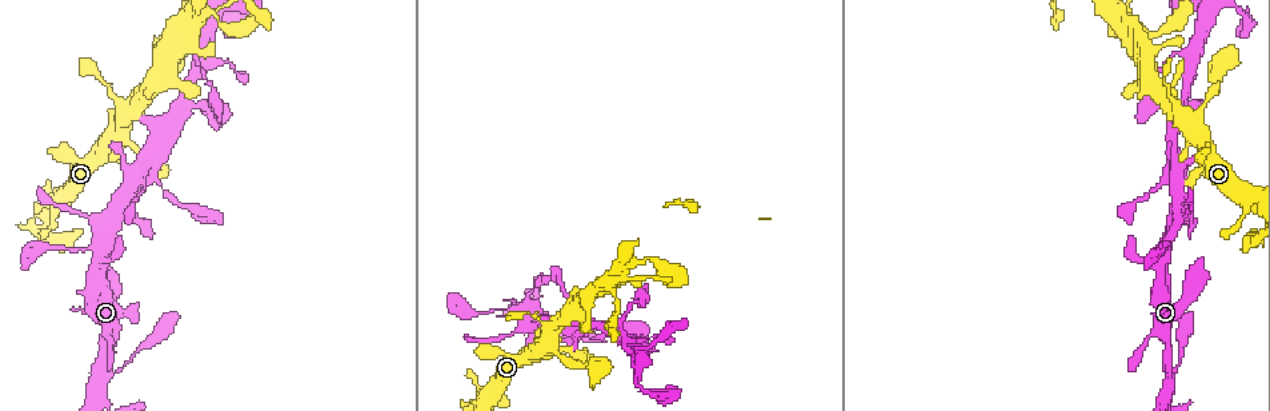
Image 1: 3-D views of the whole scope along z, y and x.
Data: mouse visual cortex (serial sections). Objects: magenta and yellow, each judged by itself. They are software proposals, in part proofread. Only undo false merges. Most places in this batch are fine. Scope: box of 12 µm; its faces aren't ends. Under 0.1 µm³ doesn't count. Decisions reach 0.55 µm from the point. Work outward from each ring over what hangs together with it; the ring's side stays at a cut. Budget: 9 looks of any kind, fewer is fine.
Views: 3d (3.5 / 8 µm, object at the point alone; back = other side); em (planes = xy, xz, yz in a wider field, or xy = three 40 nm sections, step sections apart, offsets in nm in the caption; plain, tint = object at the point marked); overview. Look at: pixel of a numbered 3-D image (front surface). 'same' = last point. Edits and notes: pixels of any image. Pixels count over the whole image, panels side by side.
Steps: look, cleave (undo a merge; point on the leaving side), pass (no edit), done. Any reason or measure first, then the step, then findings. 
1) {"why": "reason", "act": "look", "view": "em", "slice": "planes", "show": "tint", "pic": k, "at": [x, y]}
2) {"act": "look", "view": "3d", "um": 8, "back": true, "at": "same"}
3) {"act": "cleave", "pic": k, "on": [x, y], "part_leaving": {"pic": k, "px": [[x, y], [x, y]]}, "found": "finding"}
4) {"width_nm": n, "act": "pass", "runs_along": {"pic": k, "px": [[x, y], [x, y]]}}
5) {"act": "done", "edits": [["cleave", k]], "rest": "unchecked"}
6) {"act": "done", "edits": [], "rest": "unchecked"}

{"why": "three arms meet", "act": "look", "view": "3d", "um": 3.5, "back": true, "pic": 1, "at": [106, 367]}

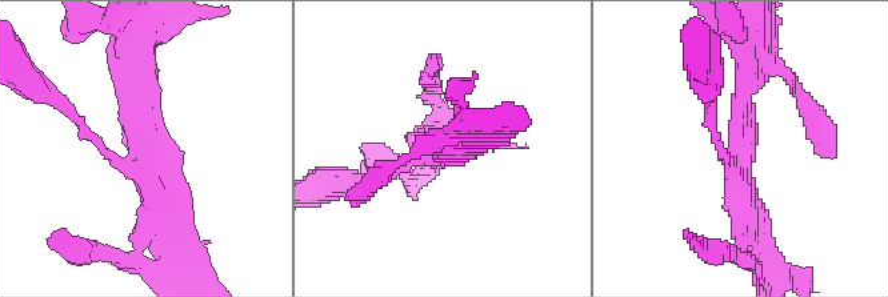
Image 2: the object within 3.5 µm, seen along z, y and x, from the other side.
{"arms": 3, "arm_widths_nm": [150, 250, 350], "act": "look", "view": "em", "slice": "xy", "step": 5, "show": "plain", "pic": 2, "at": [150, 151]}

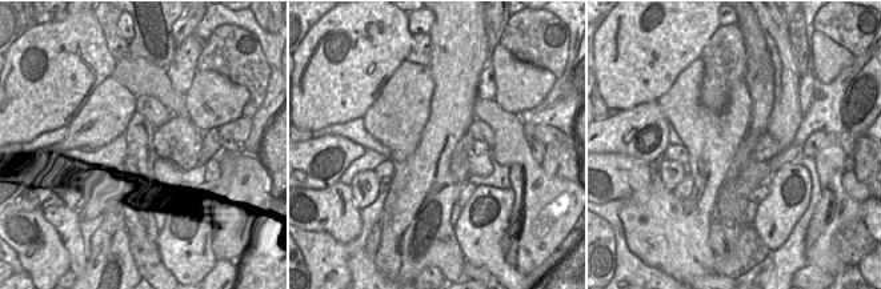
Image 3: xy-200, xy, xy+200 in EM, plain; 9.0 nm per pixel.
{"why": "where the object lies", "act": "look", "view": "em", "slice": "xy", "step": 5, "show": "tint", "at": "same"}

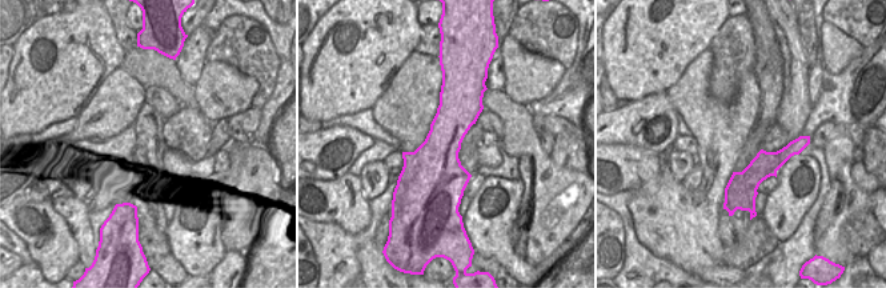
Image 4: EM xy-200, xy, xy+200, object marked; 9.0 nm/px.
{"width_nm": 440, "act": "pass", "runs_along": {"pic": 2, "px": [[140, 65], [156, 200], [172, 237]]}, "found": "all the same cell"}

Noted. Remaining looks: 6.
{"why": "two arms at a narrow angle", "act": "look", "view": "3d", "um": 3.5, "pic": 1, "at": [529, 307]}

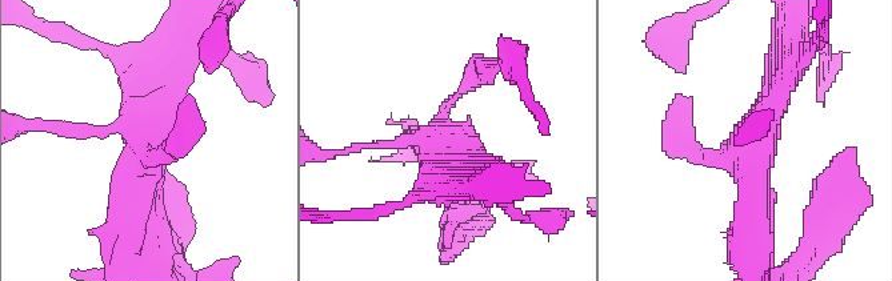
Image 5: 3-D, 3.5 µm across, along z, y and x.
{"act": "look", "view": "em", "slice": "xy", "step": 3, "show": "tint", "pic": 5, "at": [441, 149]}

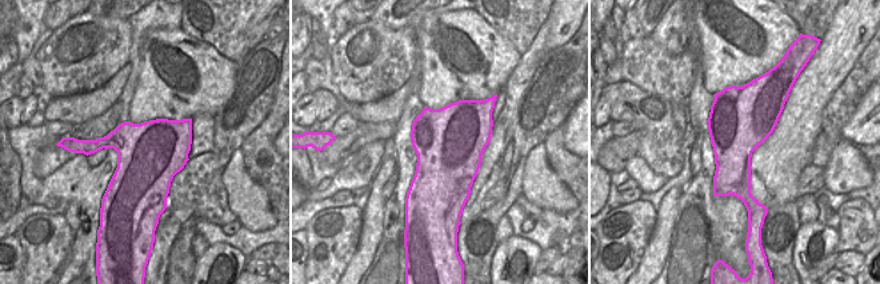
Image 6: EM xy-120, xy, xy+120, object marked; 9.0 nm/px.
{"why": "another direction", "act": "look", "view": "em", "slice": "planes", "show": "tint", "at": "same"}

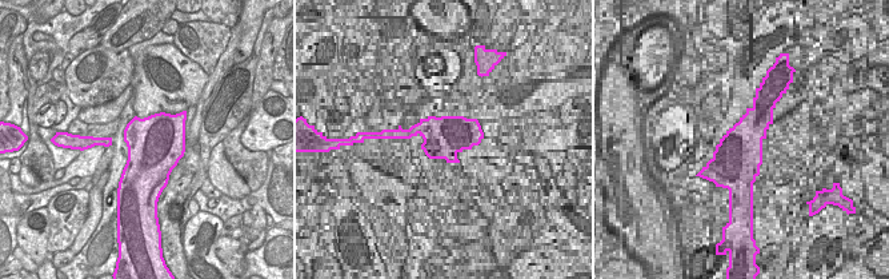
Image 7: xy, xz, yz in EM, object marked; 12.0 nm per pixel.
{"width_nm": 700, "act": "pass", "runs_along": {"pic": 5, "px": [[131, 215], [147, 108], [171, 55]]}, "found": "one cell here"}

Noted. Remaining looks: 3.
{"act": "look", "view": "3d", "um": 8, "pic": 1, "at": [567, 330]}

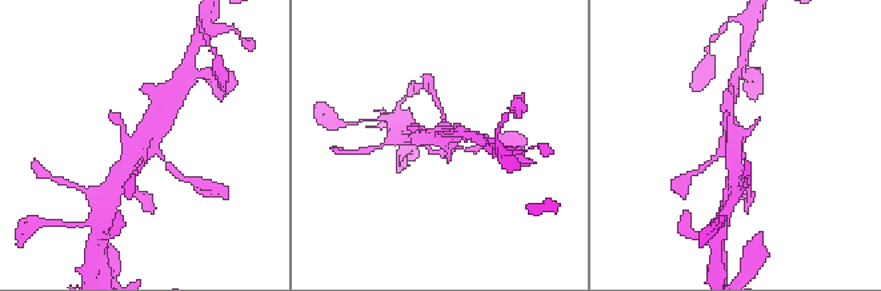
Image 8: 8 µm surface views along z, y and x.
{"act": "look", "view": "em", "slice": "planes", "show": "tint", "pic": 8, "at": [731, 145]}

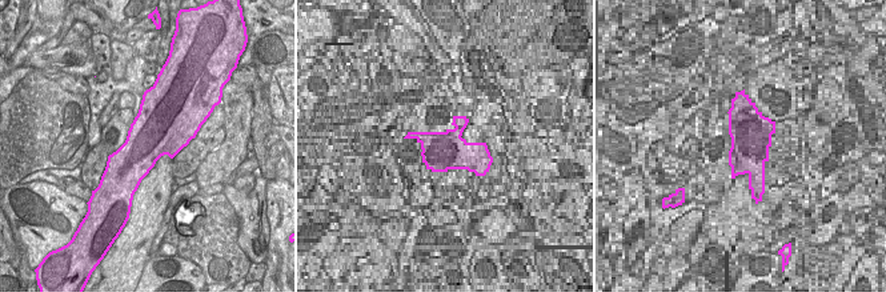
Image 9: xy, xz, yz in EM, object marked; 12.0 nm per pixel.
{"act": "pass", "runs_along": {"pic": 8, "px": [[123, 178], [125, 162], [160, 110]]}, "found": "all the same cell"}

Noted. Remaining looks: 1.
{"act": "done", "edits": [], "rest": "unchecked"}

